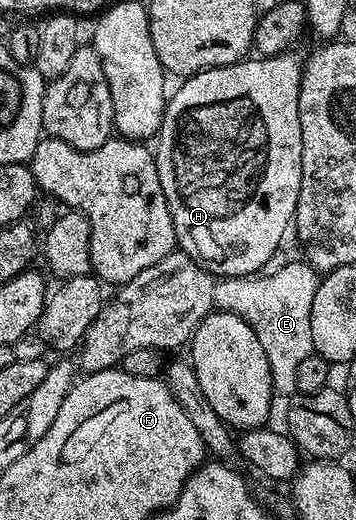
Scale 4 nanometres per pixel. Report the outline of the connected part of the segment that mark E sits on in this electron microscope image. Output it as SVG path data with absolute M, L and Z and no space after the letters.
M305 260L290 262L287 266L280 267L279 270L273 270L245 274L239 278L218 278L212 288L212 300L218 310L240 316L252 328L252 332L256 332L256 336L268 356L275 395L286 394L285 396L290 396L298 389L296 368L300 368L300 363L305 357L314 353L314 345L312 344L312 296L316 296L320 274Z

